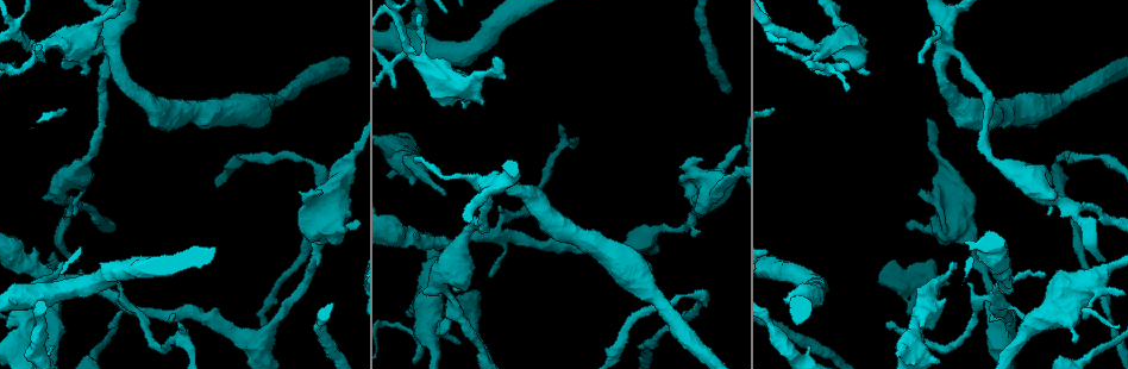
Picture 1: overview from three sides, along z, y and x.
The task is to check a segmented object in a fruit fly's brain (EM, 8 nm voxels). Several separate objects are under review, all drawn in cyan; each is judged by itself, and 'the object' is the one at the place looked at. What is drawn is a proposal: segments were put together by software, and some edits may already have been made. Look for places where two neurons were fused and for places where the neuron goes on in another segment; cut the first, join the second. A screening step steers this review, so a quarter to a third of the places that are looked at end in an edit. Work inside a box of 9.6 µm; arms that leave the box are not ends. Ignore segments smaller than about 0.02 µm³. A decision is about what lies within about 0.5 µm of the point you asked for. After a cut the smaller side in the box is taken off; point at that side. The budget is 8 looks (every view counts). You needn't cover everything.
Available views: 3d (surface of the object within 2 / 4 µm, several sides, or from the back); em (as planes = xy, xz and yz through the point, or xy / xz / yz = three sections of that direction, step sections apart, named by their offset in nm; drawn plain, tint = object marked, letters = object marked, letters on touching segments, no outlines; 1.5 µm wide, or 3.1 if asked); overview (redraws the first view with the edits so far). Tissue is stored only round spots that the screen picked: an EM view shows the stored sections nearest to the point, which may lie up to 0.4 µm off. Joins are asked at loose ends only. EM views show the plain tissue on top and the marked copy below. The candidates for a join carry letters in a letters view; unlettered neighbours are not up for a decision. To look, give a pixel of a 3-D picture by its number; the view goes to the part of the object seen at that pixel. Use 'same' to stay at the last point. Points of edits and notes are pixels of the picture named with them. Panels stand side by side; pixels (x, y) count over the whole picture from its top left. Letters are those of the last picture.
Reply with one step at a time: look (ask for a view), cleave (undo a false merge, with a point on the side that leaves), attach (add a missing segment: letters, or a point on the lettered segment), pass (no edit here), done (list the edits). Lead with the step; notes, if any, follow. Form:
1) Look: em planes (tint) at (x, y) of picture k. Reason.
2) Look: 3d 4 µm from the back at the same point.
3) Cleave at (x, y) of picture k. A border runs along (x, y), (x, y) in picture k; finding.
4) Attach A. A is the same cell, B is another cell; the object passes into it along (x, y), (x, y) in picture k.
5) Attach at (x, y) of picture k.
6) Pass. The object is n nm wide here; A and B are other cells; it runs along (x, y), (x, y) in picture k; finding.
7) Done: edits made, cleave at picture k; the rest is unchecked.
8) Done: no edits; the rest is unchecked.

Look: em planes (letters) at (445, 189) of picture 1. End of a long branch.

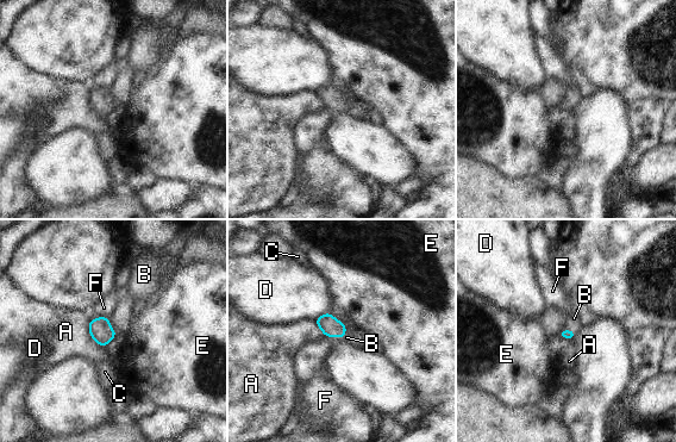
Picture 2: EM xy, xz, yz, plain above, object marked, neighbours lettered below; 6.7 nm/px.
Attach B. The longest contact is with A, 220 nm; B is the same cell, A, C, D, E and F are other cells; the object passes into it along (331, 327), (338, 336), (346, 337) in picture 2; the neuron continues.

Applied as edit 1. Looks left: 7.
Look: overview. See it whole again.

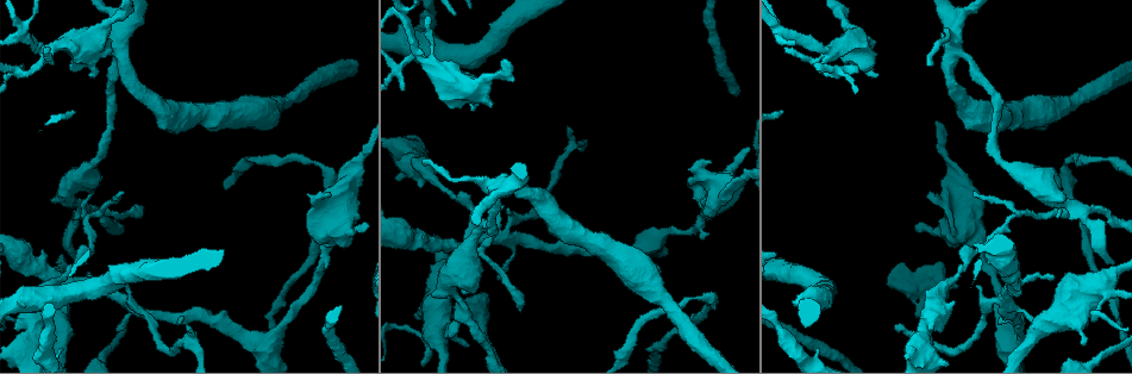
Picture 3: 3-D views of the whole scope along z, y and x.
Look: em planes (letters) at (89, 73) of picture 3. An open end.

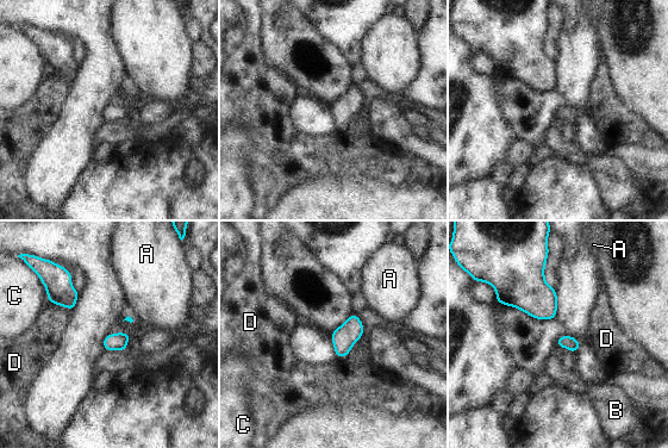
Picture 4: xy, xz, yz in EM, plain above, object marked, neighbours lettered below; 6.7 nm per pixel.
Attach B. B is the same cell, A, C and D are other cells; the object passes into it along (570, 343), (578, 348), (597, 375) in picture 4; it goes on there.

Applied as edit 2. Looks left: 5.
Look: overview.

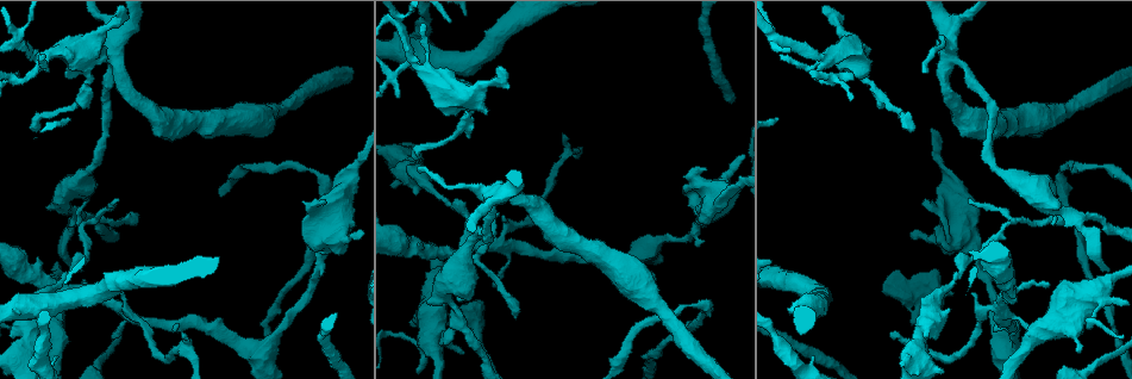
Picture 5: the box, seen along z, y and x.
Look: em xy step 8 (letters) at (409, 321) of picture 5.

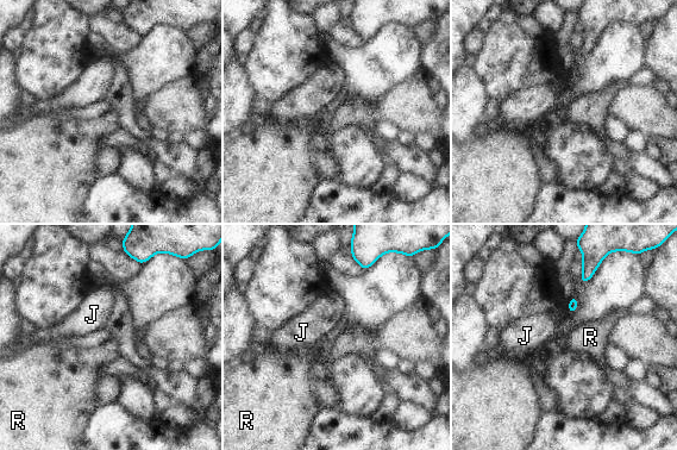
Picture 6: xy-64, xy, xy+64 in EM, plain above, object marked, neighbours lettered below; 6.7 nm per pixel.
Pass. J and R are other cells; a border runs along (569, 299), (568, 313) in picture 6; none of them fits.

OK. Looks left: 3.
Done: edits made, attach at picture 2, attach at picture 4; the rest is unchecked.

